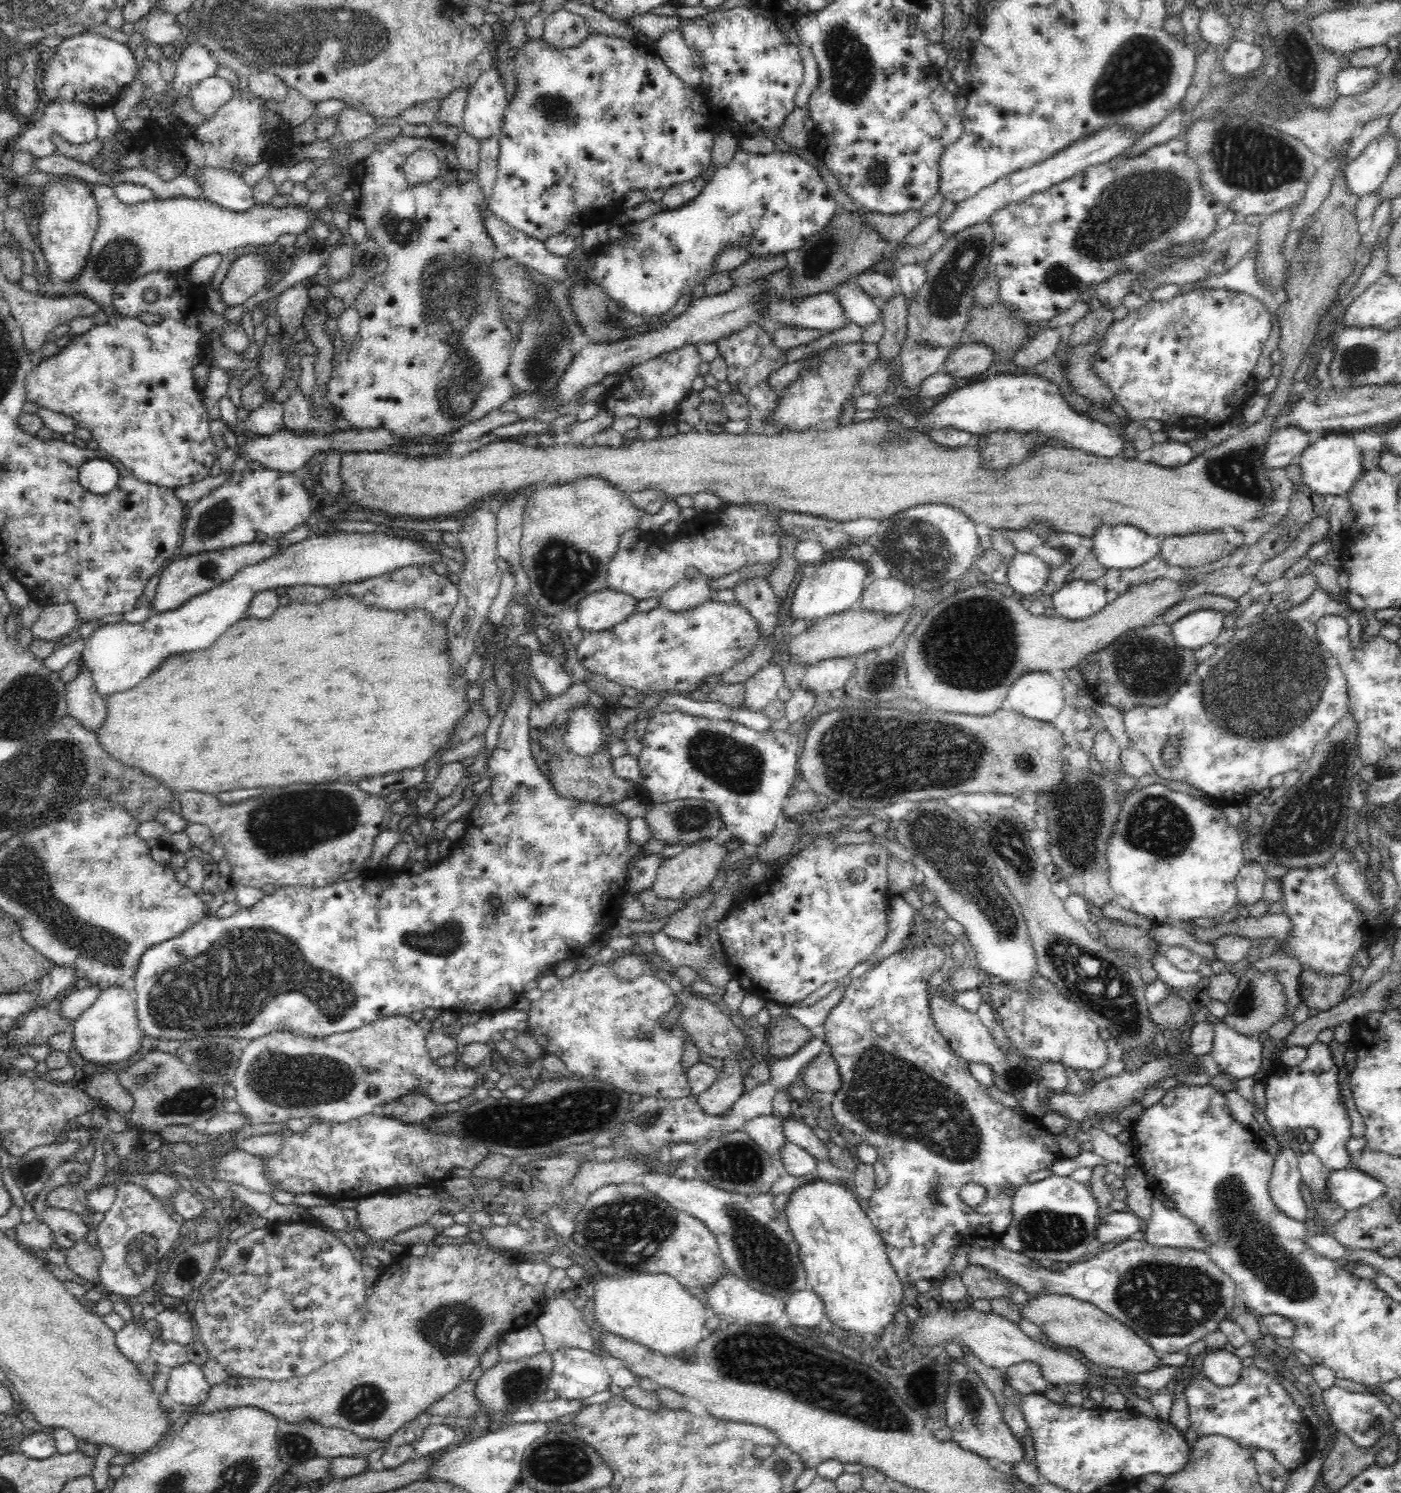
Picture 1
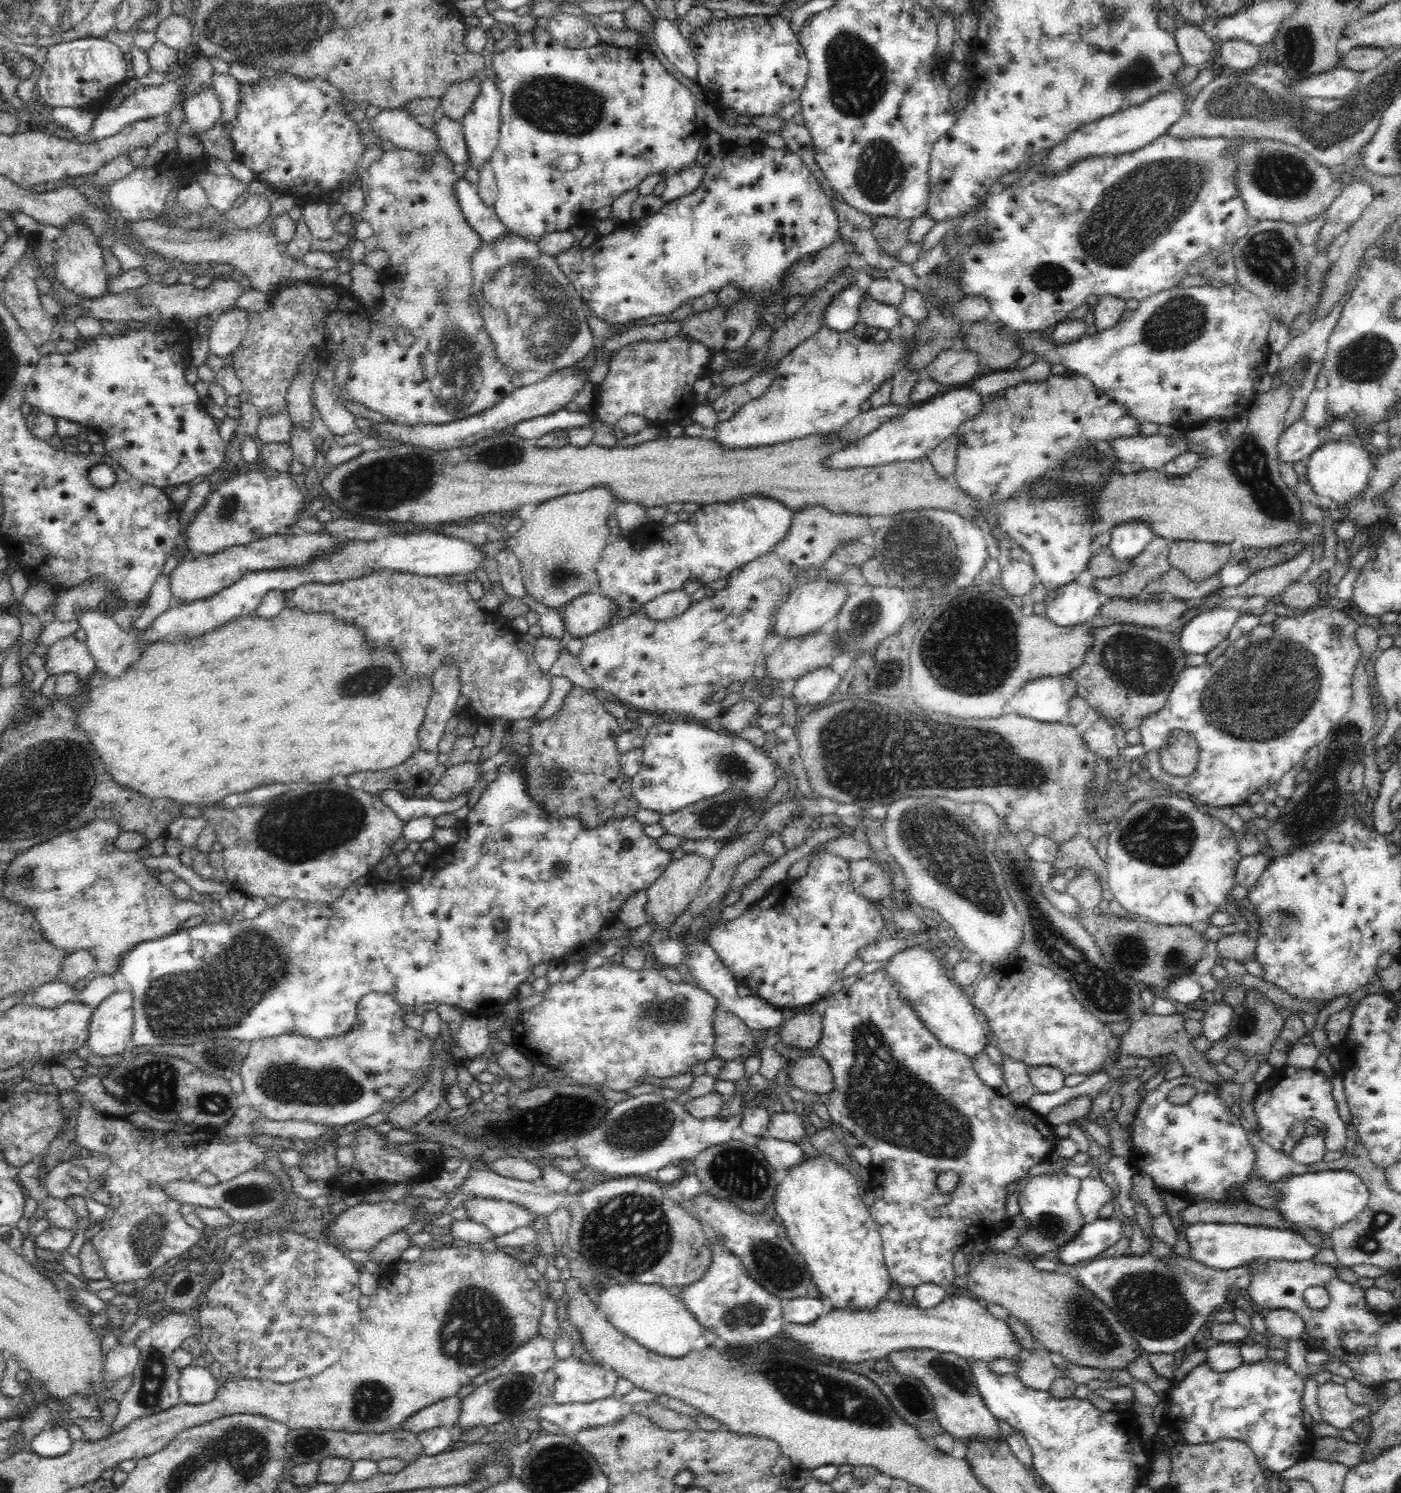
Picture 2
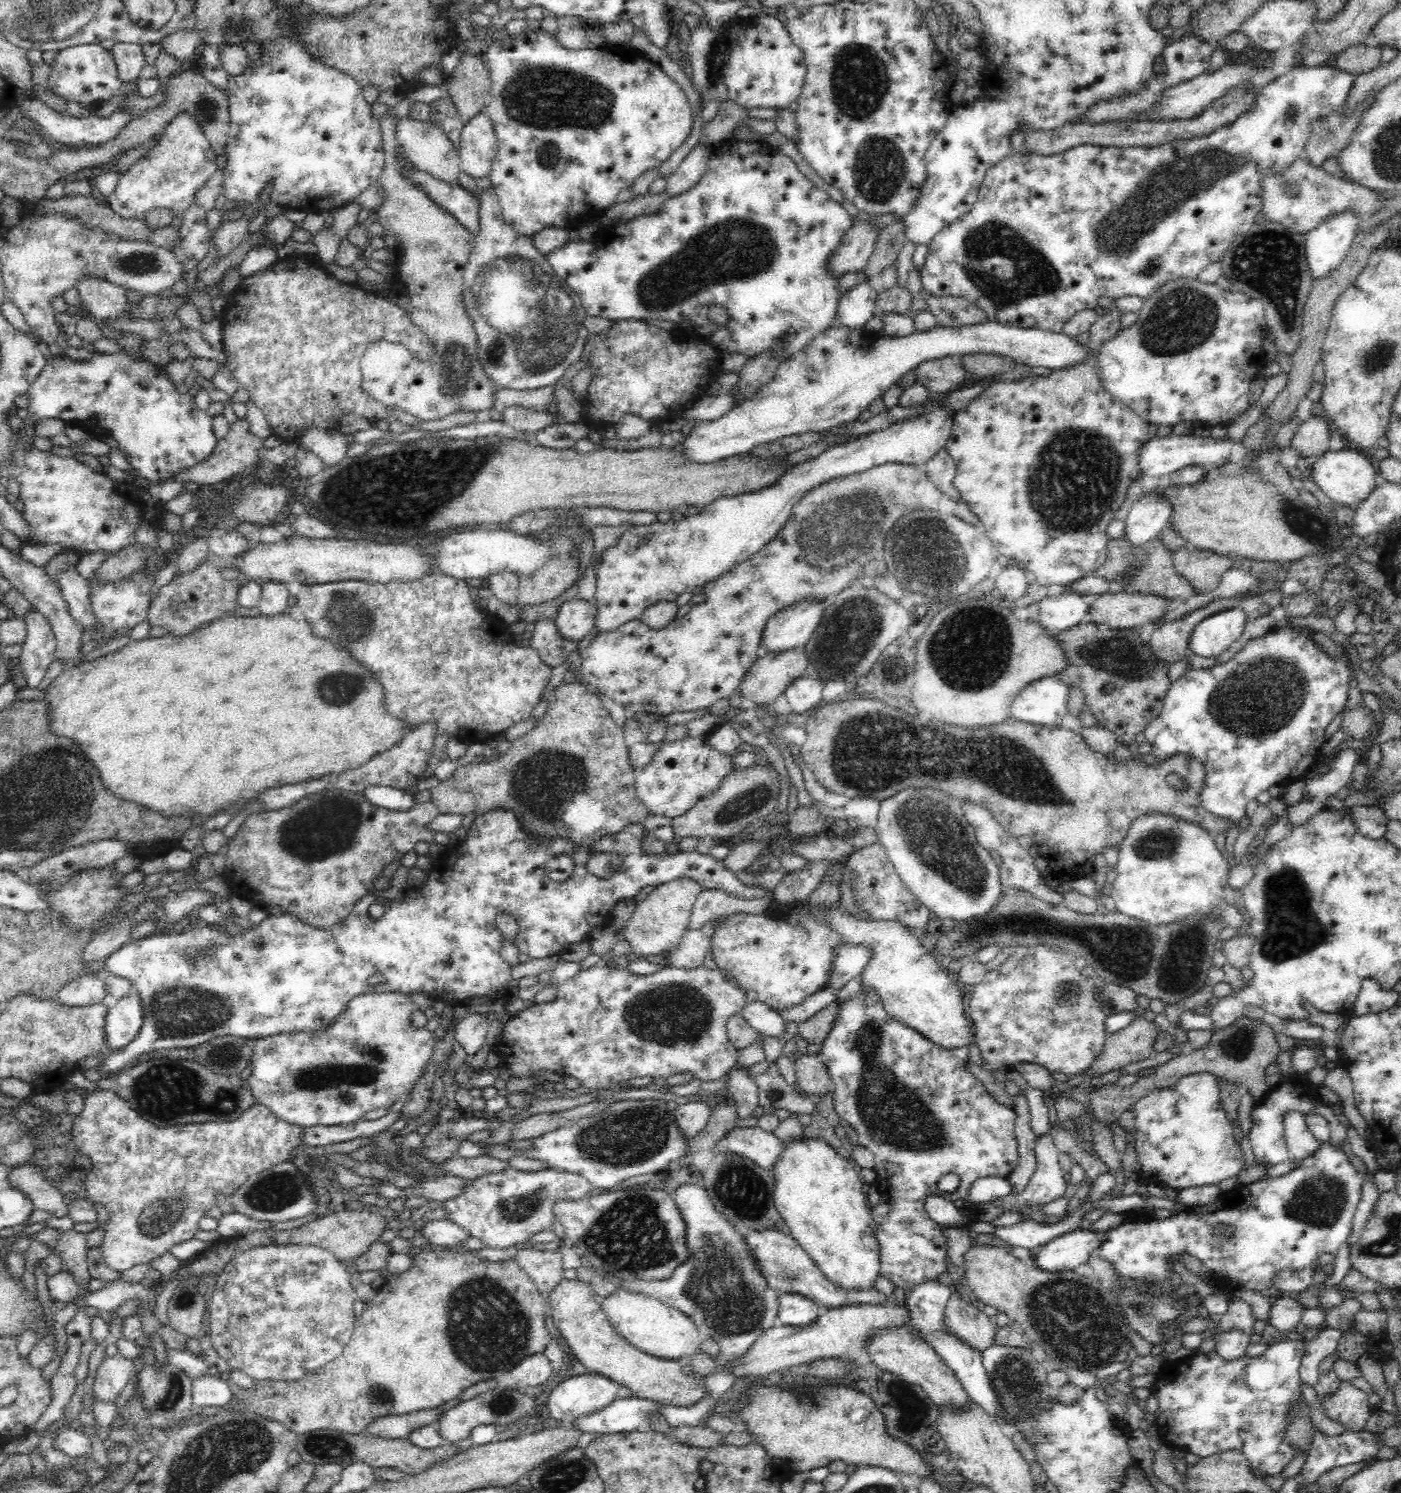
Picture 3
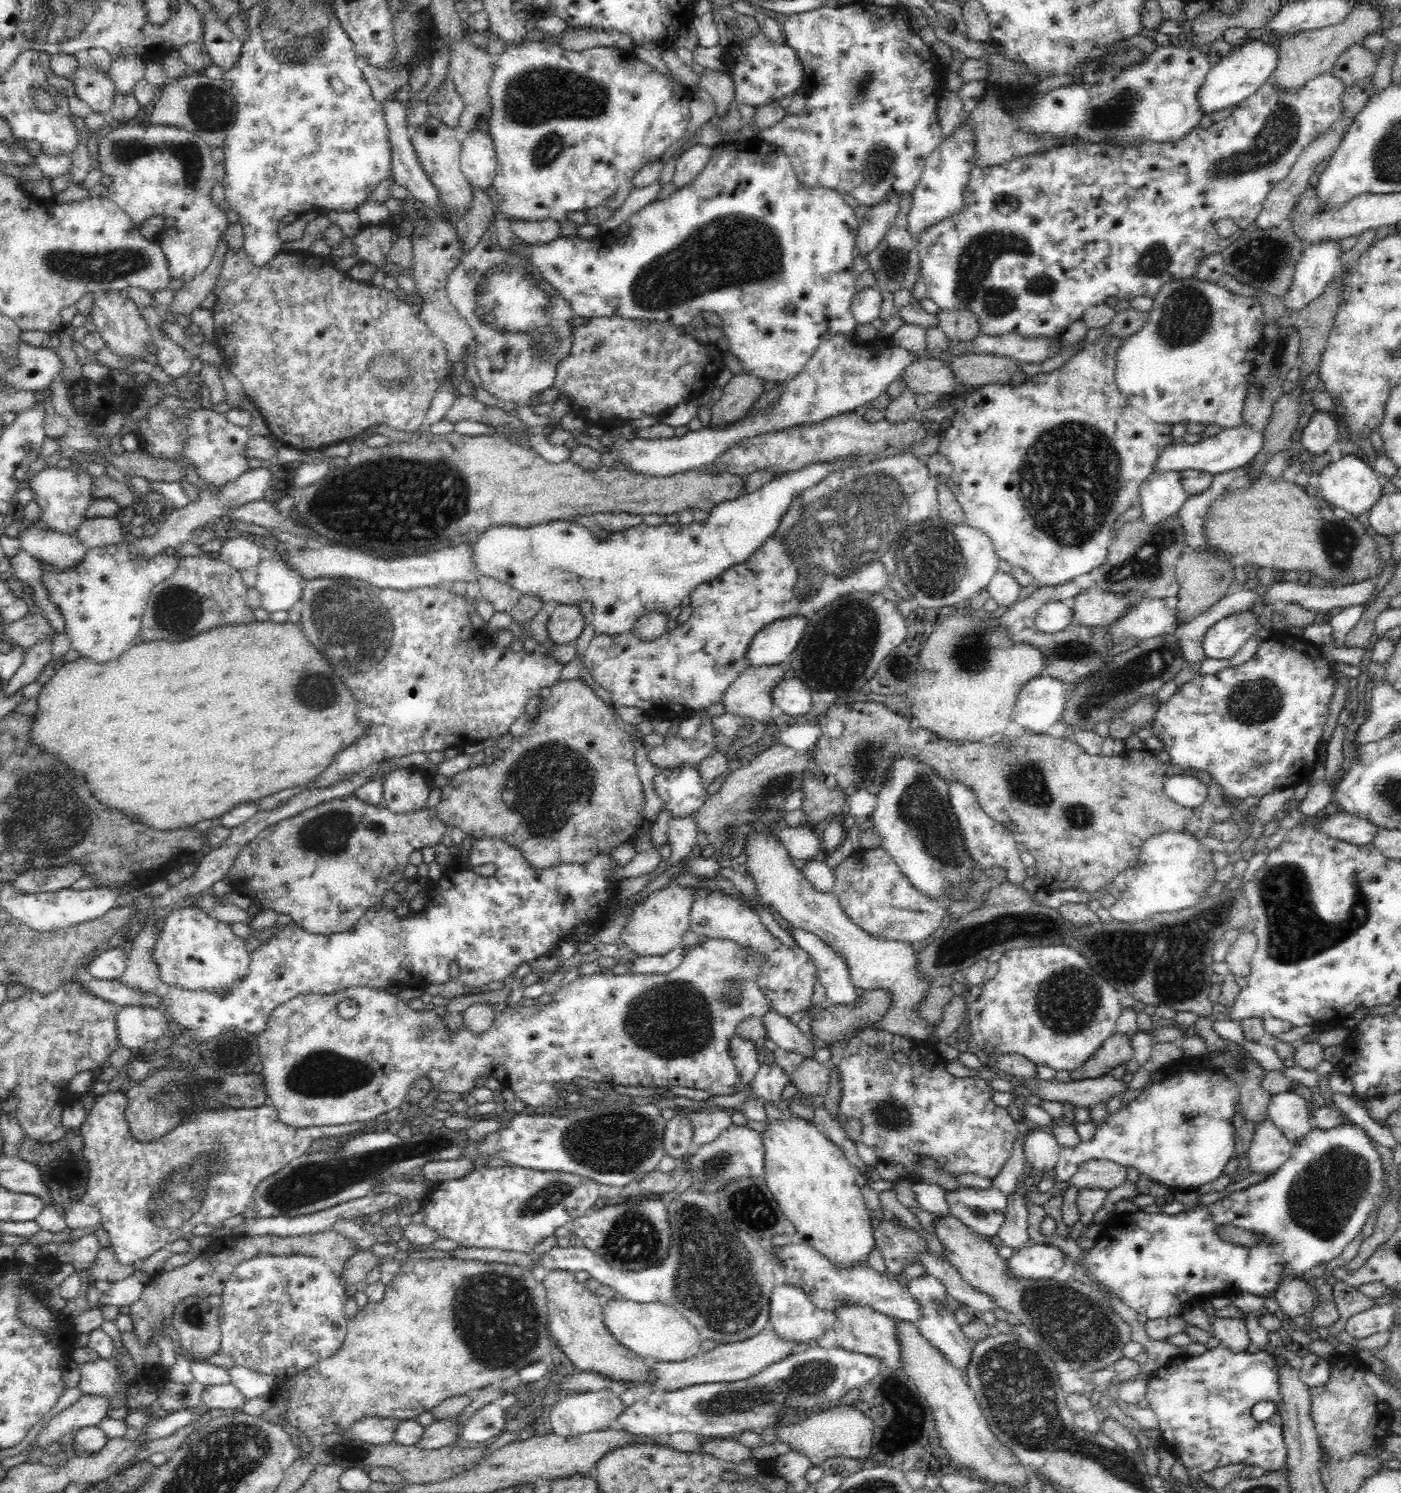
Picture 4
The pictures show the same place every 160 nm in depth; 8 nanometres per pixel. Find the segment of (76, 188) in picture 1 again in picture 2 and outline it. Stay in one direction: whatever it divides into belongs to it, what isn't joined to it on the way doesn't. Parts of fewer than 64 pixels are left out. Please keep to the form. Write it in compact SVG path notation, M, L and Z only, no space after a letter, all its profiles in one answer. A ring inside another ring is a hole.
M70 223L66 233L55 240L57 261L55 262L55 278L74 294L85 299L96 300L109 292L110 275L104 269L102 249L96 245L99 238L92 235L88 225Z

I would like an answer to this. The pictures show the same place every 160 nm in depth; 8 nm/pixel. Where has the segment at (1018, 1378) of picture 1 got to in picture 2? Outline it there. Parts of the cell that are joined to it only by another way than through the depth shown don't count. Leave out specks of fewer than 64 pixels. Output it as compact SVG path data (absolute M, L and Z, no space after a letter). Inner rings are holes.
M1036 1345L1032 1354L1025 1354L1017 1378L1034 1390L1048 1391L1052 1383L1061 1377L1061 1372L1051 1361L1051 1354L1042 1346Z

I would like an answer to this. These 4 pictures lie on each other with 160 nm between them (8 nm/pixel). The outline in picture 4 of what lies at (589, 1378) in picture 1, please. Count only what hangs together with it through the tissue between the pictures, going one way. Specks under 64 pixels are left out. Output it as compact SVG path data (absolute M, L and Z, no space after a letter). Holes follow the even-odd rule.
M602 1389L593 1393L580 1393L562 1396L556 1402L554 1410L550 1414L554 1433L564 1438L580 1436L596 1431L616 1428L620 1416L624 1416L624 1410L620 1397L610 1390Z

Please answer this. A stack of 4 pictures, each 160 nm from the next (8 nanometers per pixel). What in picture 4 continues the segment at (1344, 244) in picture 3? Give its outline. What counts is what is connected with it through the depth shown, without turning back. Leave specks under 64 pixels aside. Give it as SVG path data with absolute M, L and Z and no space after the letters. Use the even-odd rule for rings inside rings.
M1334 241L1306 245L1296 263L1292 282L1282 296L1286 309L1300 312L1318 298L1340 267L1340 246Z

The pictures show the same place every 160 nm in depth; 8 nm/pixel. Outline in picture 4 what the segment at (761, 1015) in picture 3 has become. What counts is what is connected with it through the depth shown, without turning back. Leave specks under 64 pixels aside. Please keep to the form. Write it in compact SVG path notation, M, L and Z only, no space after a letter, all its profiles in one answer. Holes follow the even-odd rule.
M770 1011L763 1016L767 1038L772 1039L780 1048L788 1052L802 1055L804 1059L814 1059L815 1046L797 1025L791 1023L790 1018Z

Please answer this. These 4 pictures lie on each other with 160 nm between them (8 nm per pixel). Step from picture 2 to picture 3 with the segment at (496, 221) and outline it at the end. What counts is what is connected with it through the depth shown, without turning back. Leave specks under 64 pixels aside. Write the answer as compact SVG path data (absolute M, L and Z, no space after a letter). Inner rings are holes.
M399 143L396 146L395 159L400 161L400 174L404 179L408 179L410 183L424 191L430 201L456 218L470 234L474 236L478 234L479 201L476 198L461 185L448 185L427 172L416 169Z

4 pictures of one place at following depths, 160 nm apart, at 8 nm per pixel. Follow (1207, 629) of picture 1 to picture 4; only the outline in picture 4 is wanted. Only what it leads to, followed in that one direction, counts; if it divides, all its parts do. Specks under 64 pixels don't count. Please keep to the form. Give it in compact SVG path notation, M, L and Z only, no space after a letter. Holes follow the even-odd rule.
M1250 610L1218 621L1206 631L1205 655L1211 659L1229 660L1256 634L1260 628L1258 621L1258 616Z

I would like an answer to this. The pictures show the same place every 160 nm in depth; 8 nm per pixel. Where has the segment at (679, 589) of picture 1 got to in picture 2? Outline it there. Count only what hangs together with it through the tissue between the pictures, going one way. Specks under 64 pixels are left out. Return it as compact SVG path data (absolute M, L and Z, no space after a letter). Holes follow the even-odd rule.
M684 589L658 595L643 609L645 616L654 621L667 621L682 614L691 605Z

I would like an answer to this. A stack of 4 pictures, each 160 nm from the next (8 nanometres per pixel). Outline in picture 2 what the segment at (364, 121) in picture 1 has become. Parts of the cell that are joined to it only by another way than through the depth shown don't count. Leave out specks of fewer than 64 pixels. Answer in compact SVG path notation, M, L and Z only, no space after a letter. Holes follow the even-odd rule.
M384 109L369 124L379 138L390 141L396 150L408 149L422 156L446 155L434 128L420 126L402 109Z

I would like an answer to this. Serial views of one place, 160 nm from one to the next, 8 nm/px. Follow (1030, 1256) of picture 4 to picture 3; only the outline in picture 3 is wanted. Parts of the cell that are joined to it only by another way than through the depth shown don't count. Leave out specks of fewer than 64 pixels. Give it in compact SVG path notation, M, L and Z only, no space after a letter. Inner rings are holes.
M1069 1231L1032 1250L1032 1266L1048 1273L1073 1271L1086 1263L1091 1252L1102 1244L1104 1236L1103 1232Z

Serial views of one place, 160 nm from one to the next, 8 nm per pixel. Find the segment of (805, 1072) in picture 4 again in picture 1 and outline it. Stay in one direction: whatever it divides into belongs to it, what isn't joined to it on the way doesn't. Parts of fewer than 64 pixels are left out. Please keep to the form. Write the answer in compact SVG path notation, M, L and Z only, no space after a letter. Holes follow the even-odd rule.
M827 1051L816 1054L806 1064L799 1081L804 1082L812 1090L818 1090L818 1092L826 1090L826 1092L835 1093L841 1087L841 1077L836 1061L832 1059L832 1055Z

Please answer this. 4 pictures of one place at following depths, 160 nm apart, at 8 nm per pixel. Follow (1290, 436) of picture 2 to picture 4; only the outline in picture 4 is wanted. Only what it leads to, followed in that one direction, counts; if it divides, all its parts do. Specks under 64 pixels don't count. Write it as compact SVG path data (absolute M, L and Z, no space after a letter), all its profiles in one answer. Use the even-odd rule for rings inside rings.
M1315 411L1301 435L1302 448L1313 456L1326 452L1328 447L1337 441L1338 421L1337 415Z

